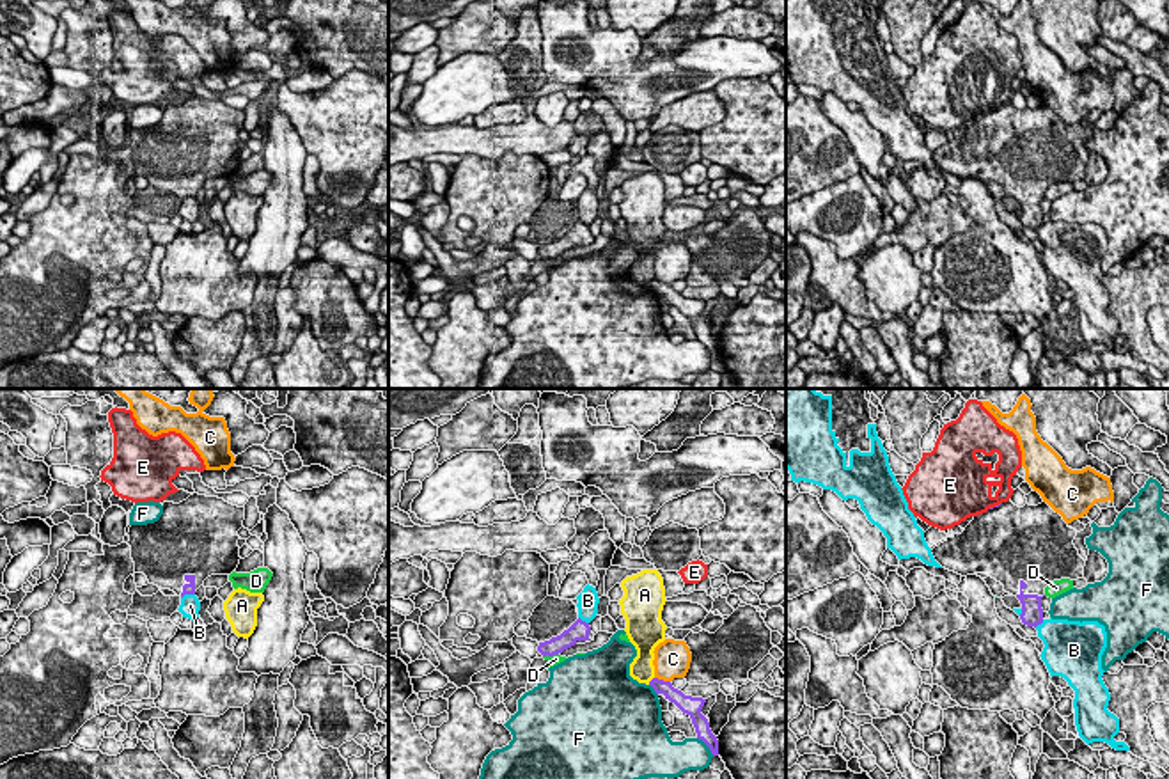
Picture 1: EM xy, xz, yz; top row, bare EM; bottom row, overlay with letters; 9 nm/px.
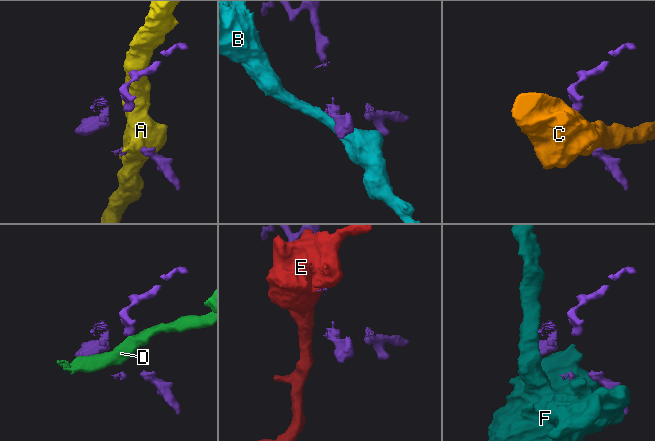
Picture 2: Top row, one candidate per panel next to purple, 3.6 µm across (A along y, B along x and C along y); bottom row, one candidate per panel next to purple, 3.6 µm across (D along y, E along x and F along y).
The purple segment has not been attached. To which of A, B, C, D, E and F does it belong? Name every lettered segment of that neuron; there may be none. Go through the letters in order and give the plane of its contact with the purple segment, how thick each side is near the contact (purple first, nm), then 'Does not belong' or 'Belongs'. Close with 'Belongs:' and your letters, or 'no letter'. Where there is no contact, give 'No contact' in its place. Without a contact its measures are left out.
A: Touches purple in xz. Thickness 130 nm (purple) against 220 nm. Does not belong
B: Touches purple in xy. Thickness 100 nm (purple) against 190 nm. Does not belong
C: Touches purple in xz. Thickness 140 nm (purple) against 320 nm. Does not belong
D: Touches purple in xz. Thickness 160 nm (purple) against 90 nm. Does not belong
E: Touches purple in yz. Thickness 30 nm (purple) against 380 nm. Does not belong
F: Touches purple in xz. Thickness 140 nm (purple) against 280 nm. Does not belong
Belongs: no letter

